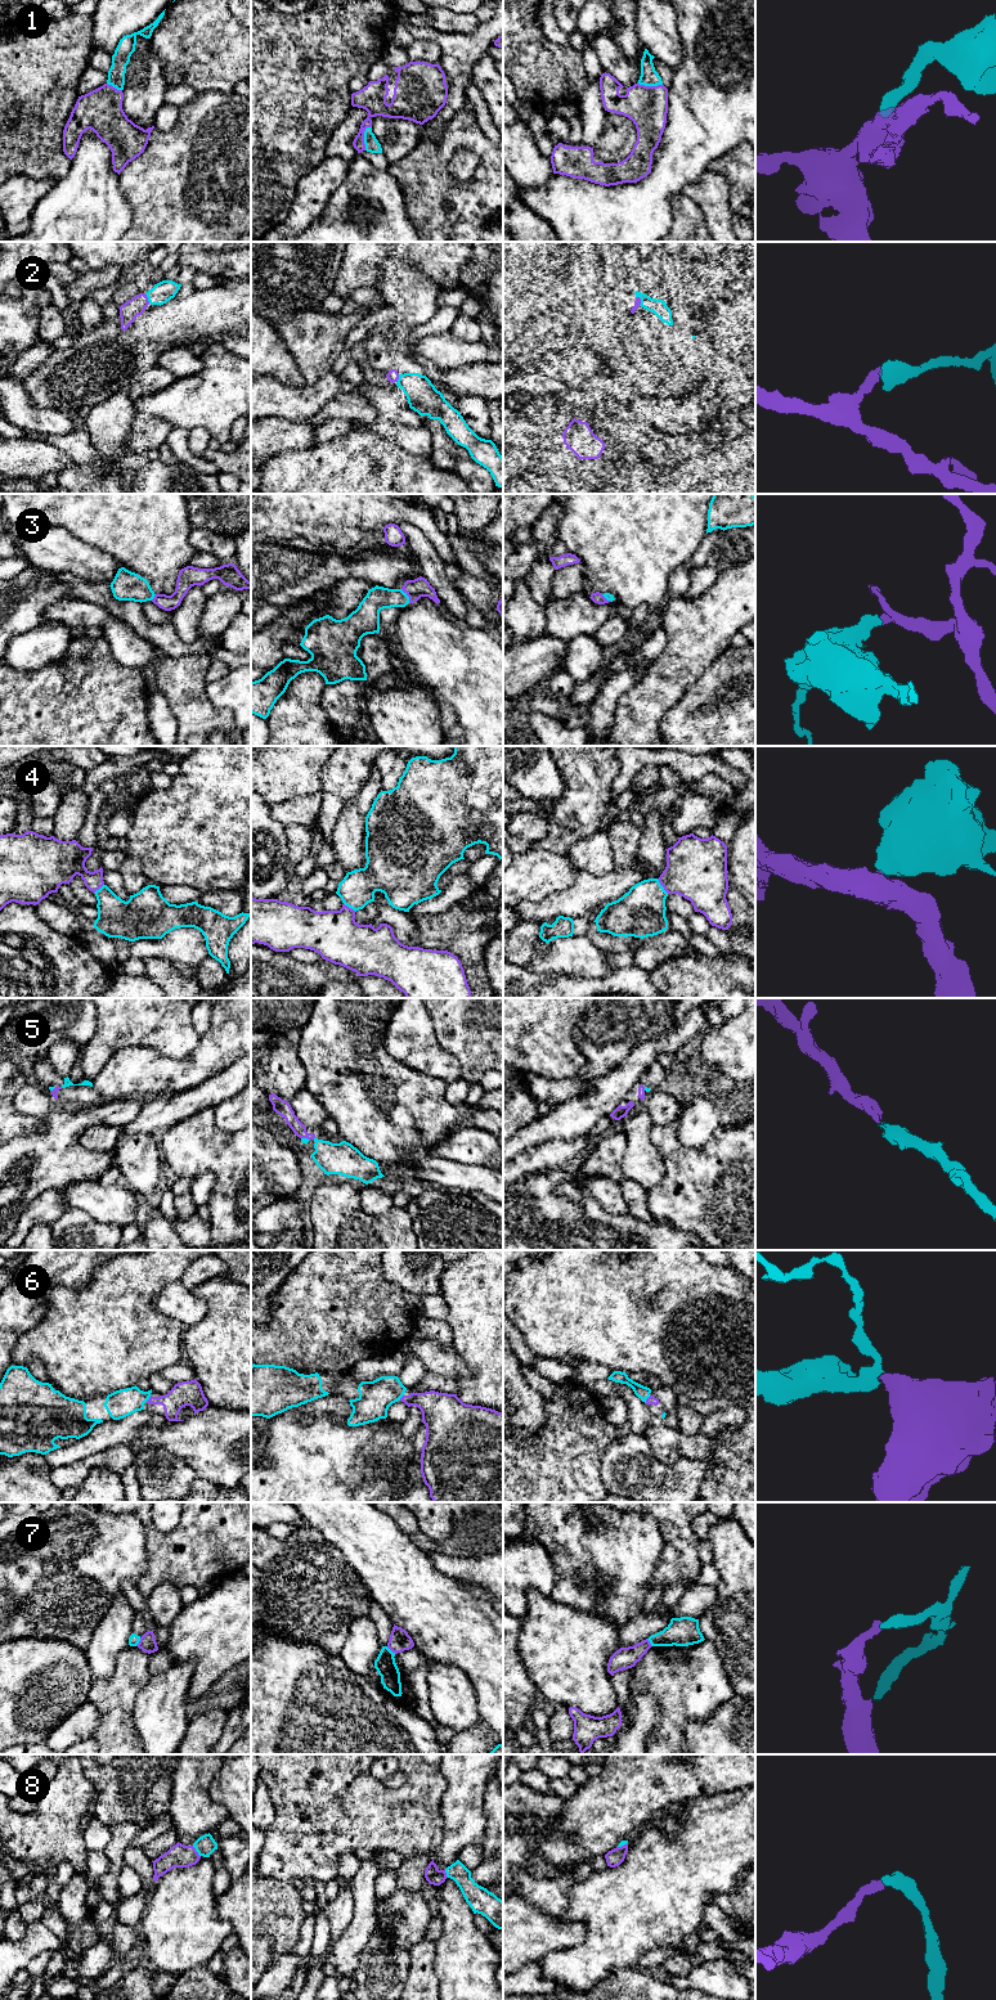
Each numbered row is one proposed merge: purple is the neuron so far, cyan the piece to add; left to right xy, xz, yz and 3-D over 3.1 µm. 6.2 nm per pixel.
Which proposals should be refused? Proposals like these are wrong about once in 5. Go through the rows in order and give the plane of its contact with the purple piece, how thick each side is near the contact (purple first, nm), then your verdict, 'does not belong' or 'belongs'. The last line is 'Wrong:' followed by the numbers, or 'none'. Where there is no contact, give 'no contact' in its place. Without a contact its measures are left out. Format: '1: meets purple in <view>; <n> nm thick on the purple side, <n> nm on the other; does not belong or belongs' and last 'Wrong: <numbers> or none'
1: meets purple in xz; 170 nm thick on the purple side, 90 nm on the other; belongs
2: meets purple in xy; 120 nm thick on the purple side, 130 nm on the other; belongs
3: meets purple in xz; 120 nm thick on the purple side, 150 nm on the other; belongs
4: meets purple in yz; 380 nm thick on the purple side, 300 nm on the other; belongs
5: meets purple in xz; 90 nm thick on the purple side, 40 nm on the other; belongs
6: meets purple in yz; 60 nm thick on the purple side, 80 nm on the other; belongs
7: meets purple in xy; 100 nm thick on the purple side, 70 nm on the other; does not belong
8: meets purple in xy; 140 nm thick on the purple side, 120 nm on the other; belongs
Wrong: 7

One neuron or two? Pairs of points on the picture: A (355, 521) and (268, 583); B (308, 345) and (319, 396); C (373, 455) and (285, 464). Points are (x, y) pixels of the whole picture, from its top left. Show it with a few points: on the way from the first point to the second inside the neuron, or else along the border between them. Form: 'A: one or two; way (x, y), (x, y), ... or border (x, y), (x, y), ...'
A: two; border (291, 538), (350, 551)
B: two; border (330, 371), (315, 382), (304, 386)
C: one; way (351, 464), (306, 464)

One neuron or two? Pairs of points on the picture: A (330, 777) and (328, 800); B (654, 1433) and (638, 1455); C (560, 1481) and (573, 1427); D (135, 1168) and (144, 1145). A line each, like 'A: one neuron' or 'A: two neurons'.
A: two neurons
B: two neurons
C: one neuron
D: one neuron

